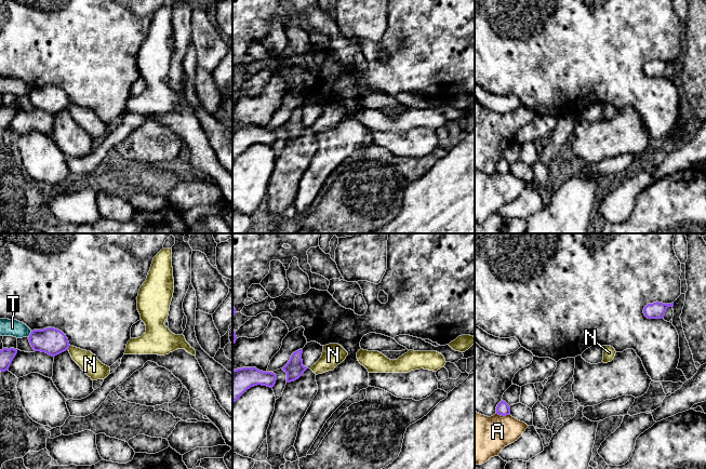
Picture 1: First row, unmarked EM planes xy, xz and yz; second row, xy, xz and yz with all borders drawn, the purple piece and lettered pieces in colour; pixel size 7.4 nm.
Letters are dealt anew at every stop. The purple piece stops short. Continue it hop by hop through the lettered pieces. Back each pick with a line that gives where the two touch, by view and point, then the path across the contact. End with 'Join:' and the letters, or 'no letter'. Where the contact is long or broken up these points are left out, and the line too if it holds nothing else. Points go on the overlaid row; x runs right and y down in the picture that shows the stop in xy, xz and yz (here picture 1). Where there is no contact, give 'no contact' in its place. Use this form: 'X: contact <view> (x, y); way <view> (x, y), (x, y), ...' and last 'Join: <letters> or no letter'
N: contact xy (68, 347); way xy (53, 342), (68, 347), (90, 364)
Join: N

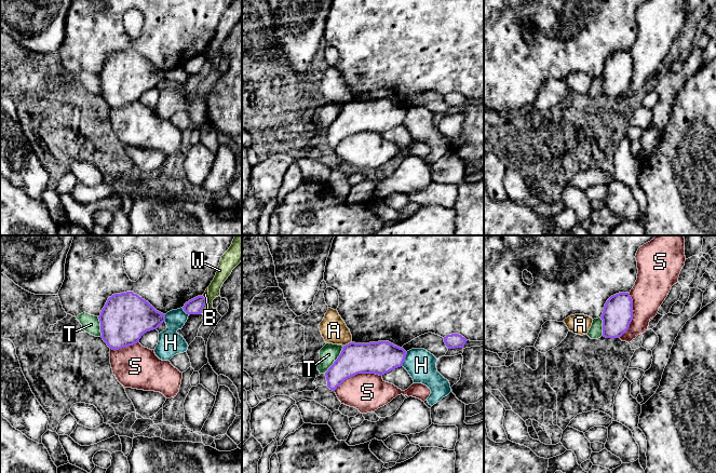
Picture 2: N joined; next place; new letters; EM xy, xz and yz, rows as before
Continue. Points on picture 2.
Join: no letter

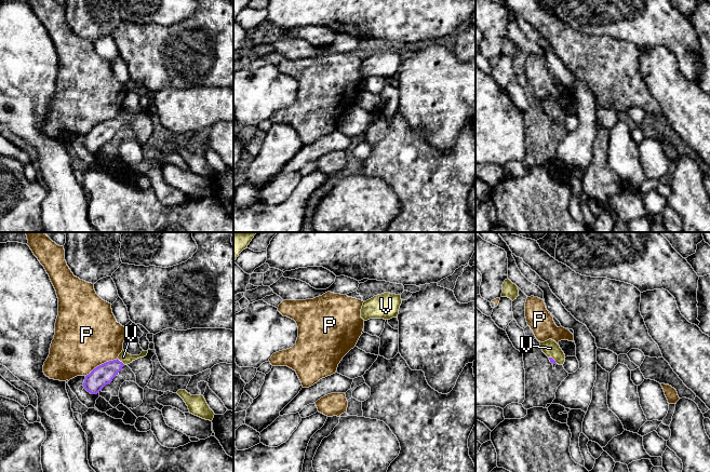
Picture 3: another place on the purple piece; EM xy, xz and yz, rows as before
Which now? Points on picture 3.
V: contact xy (121, 362); way xy (104, 374), (121, 362), (123, 356)
Join: V

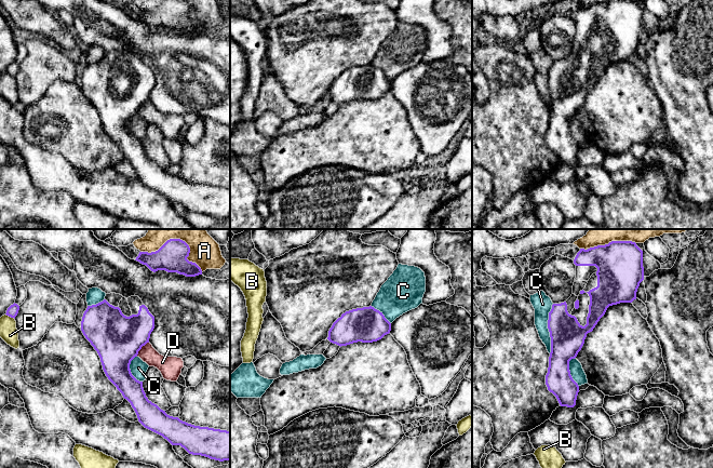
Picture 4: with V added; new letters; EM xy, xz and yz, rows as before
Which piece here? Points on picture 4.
Join: no letter

